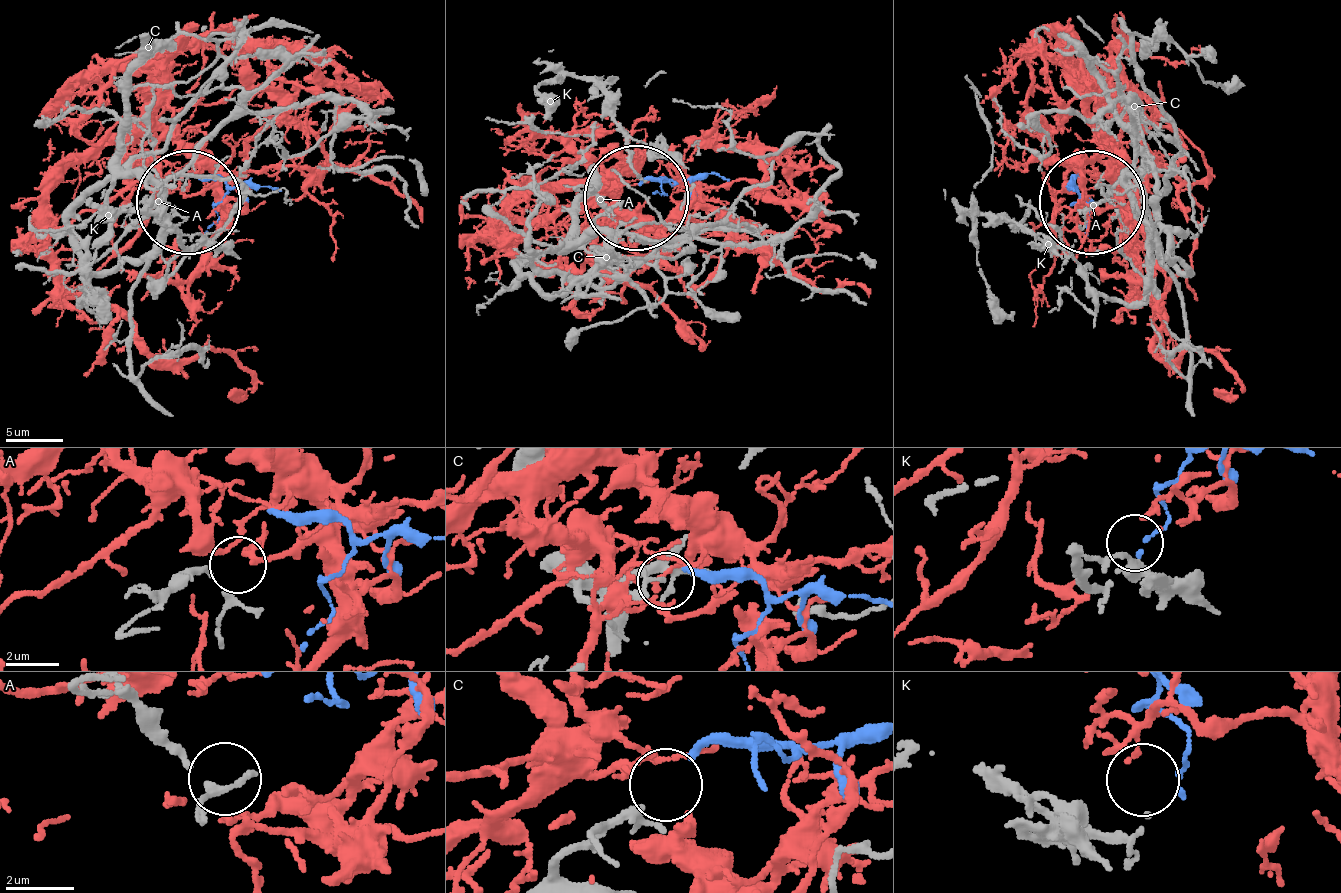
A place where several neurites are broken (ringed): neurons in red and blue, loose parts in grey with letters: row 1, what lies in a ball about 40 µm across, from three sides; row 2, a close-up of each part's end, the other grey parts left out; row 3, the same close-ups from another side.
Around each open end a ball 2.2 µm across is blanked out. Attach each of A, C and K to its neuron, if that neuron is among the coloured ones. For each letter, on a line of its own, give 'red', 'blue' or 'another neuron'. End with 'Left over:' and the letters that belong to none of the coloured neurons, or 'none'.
A: another neuron
C: blue
K: another neuron
Left over: A, K

